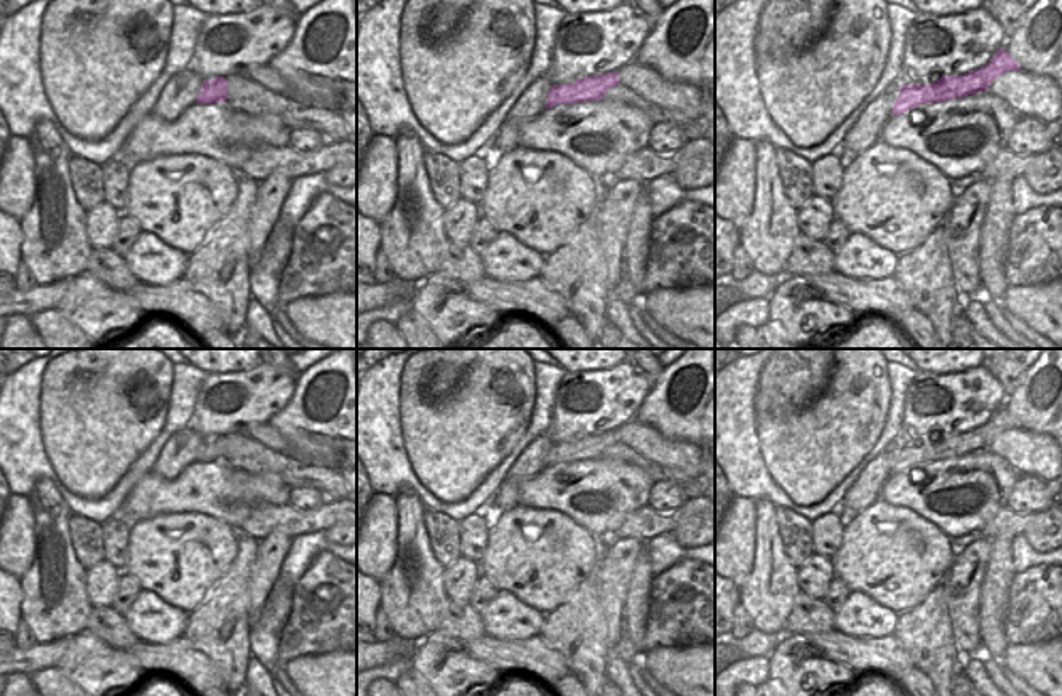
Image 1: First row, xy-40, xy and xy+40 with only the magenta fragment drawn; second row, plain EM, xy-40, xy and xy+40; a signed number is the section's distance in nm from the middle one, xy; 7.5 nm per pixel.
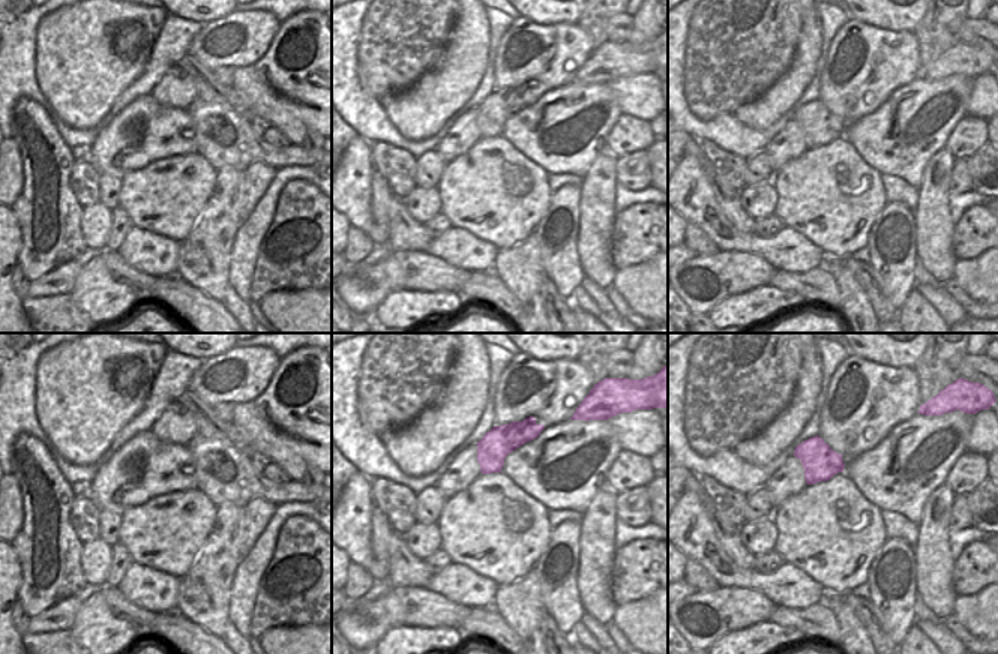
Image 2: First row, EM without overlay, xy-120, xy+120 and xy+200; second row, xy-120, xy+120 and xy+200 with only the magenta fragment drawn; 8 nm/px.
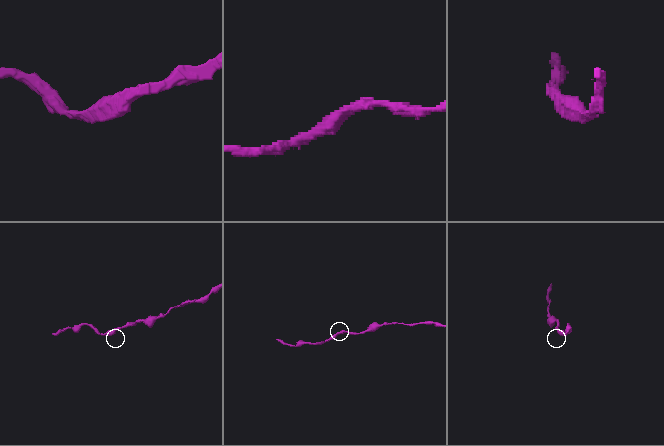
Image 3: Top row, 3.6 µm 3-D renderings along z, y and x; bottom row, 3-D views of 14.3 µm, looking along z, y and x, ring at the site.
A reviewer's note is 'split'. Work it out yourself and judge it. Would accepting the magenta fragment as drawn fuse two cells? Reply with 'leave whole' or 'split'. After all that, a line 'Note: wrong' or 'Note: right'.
leave whole
Note: wrong

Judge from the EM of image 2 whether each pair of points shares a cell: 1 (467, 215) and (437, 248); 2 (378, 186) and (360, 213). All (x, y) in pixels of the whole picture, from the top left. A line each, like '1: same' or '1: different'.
1: different
2: different

